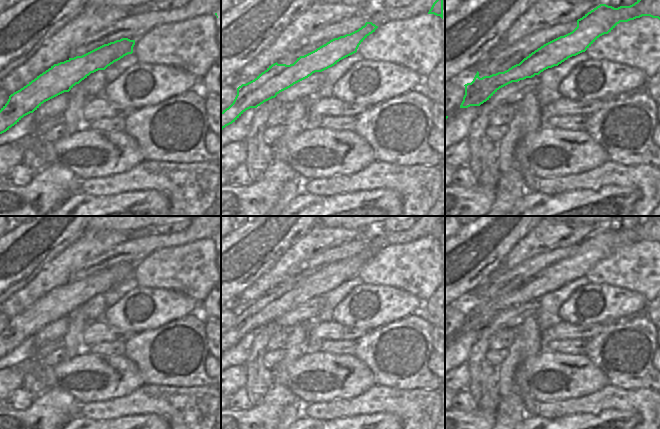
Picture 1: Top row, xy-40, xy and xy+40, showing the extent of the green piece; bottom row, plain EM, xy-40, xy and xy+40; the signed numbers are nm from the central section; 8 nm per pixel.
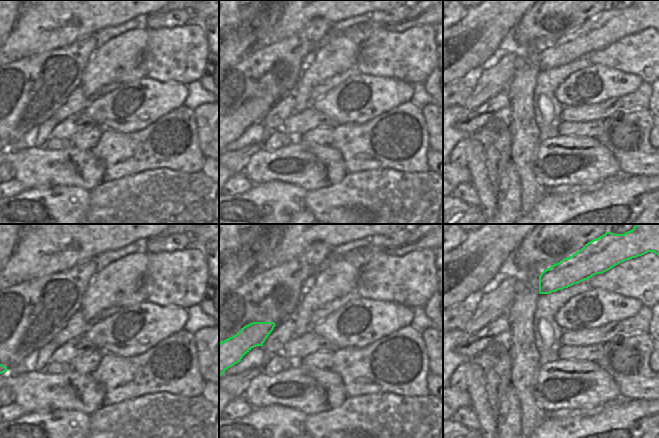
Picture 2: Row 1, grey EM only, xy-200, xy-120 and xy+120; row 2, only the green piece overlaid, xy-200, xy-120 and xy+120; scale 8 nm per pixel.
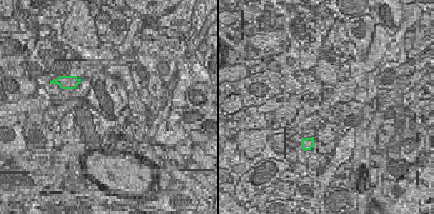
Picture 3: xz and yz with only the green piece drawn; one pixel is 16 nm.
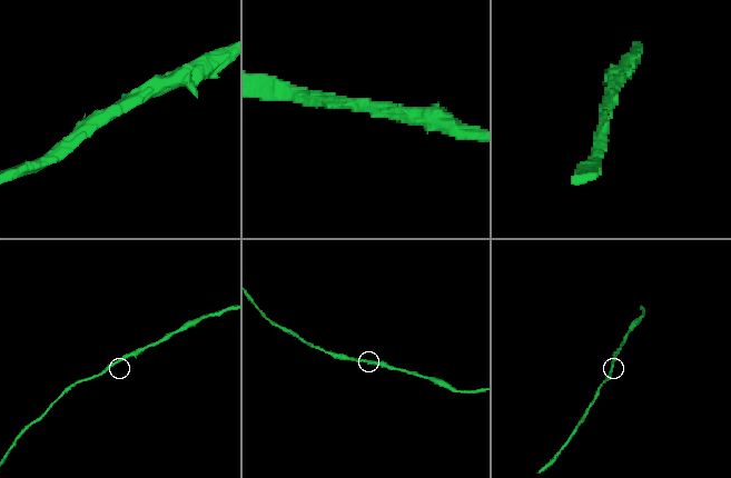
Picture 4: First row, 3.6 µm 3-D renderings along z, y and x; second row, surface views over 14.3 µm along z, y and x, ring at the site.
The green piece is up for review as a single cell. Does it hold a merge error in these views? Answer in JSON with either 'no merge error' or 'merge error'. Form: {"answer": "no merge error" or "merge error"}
{"answer": "no merge error"}

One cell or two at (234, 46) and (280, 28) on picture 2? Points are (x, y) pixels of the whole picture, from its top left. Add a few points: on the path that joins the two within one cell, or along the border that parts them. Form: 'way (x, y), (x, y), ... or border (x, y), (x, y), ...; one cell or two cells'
border (277, 21), (257, 39), (252, 47); two cells

